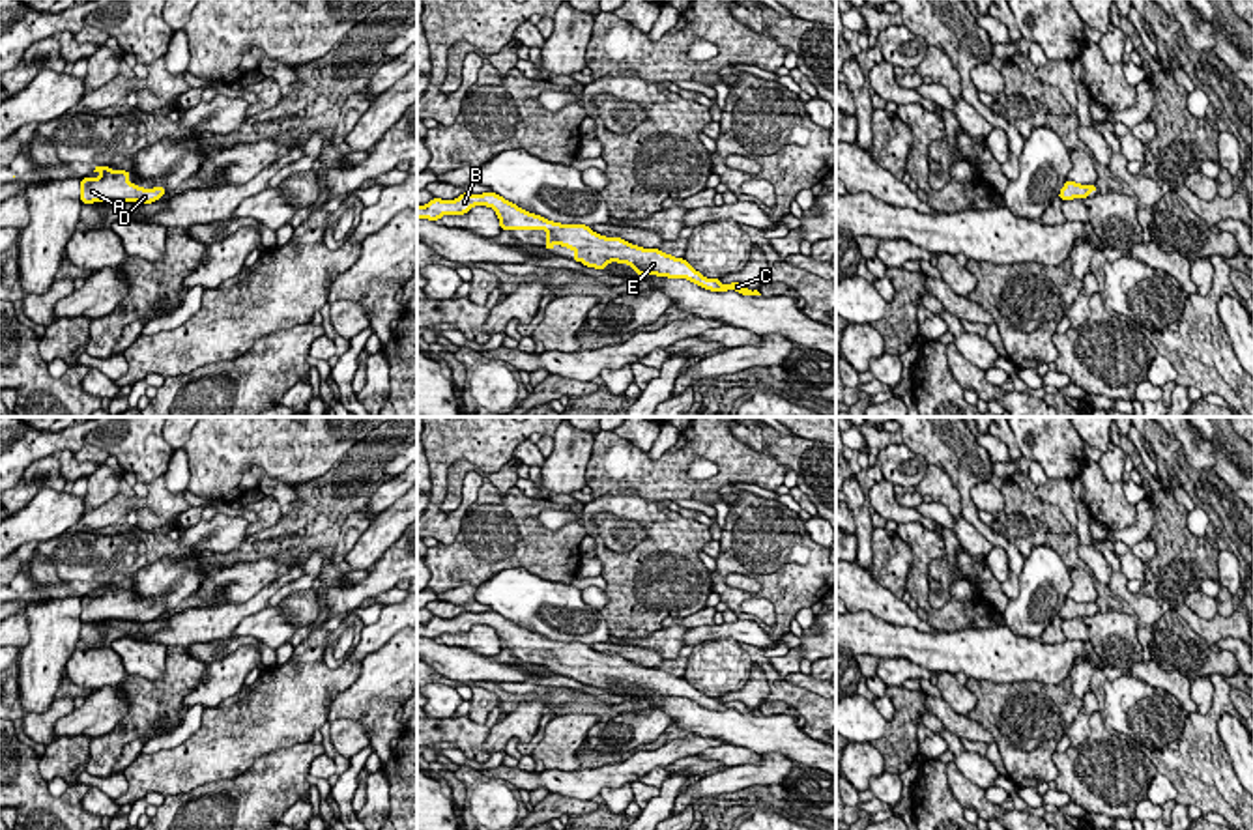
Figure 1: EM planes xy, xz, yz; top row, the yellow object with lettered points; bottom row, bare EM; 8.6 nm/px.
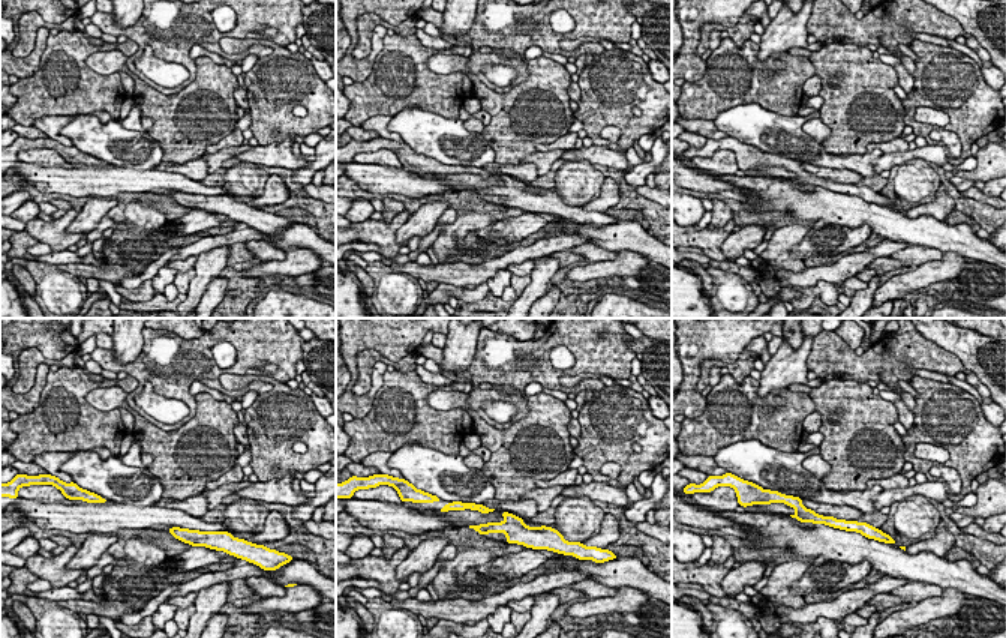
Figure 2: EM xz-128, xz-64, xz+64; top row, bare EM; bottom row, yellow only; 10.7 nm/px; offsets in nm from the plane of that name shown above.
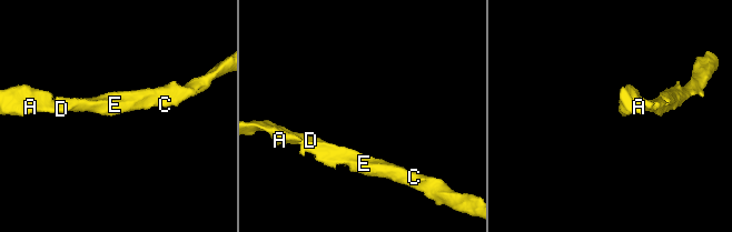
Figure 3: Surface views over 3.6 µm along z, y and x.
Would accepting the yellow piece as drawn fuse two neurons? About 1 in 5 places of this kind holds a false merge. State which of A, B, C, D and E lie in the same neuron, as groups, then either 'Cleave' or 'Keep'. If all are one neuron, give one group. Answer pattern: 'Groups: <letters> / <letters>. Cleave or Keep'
Groups: A B C D E. Keep

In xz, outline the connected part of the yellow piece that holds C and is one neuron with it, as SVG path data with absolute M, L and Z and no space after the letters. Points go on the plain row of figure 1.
M462 611L454 619L434 617L426 624L417 624L417 637L439 639L443 634L464 634L473 624L492 626L499 637L501 649L544 649L548 669L554 664L572 667L572 679L587 686L606 688L608 682L628 682L638 695L643 692L686 697L703 708L727 710L735 708L742 714L761 714L757 708L748 708L741 701L722 703L720 697L707 697L696 690L684 677L675 677L658 667L643 667L621 656L606 656L593 651L585 643L561 643L540 634L529 632L496 611L471 613Z

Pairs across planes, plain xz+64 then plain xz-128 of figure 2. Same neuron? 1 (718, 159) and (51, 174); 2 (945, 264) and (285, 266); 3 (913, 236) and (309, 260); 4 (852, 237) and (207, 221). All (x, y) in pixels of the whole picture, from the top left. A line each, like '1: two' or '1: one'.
1: two
2: one
3: two
4: one

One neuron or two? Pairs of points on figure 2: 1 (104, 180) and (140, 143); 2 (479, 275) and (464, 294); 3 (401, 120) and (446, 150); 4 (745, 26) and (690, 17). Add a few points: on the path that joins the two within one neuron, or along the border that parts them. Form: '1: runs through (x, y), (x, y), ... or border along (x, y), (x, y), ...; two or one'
1: border along (113, 165), (152, 170); two
2: border along (486, 281), (471, 288), (440, 284); two
3: runs through (411, 123), (435, 140); one
4: border along (742, 15), (732, 26), (715, 24); two

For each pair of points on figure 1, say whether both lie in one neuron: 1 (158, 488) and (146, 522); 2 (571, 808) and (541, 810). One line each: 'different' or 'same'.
1: different
2: same

